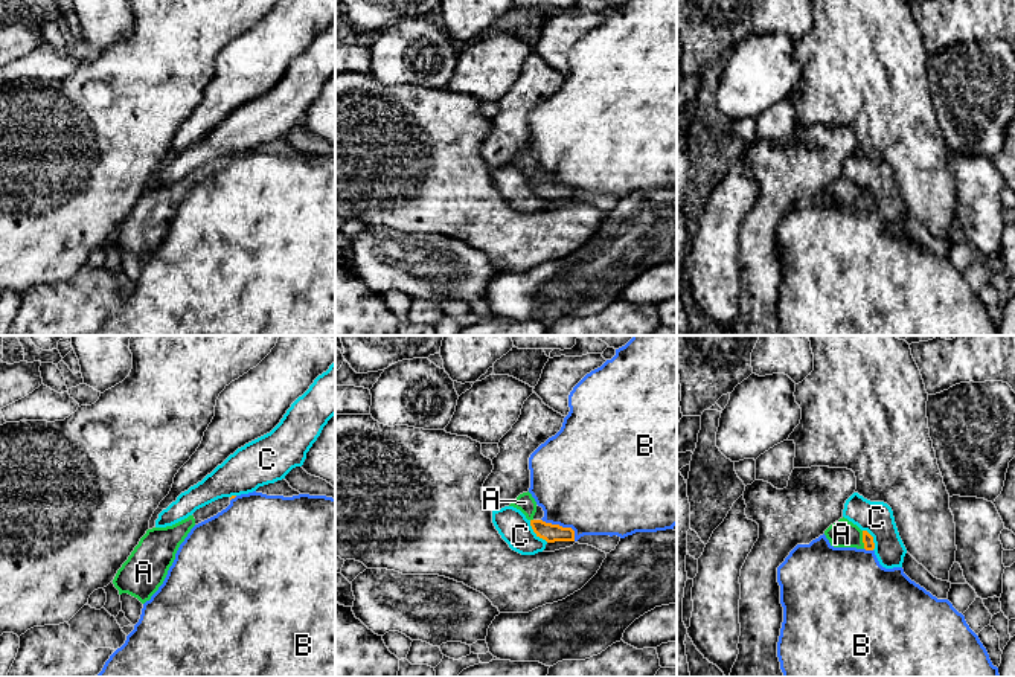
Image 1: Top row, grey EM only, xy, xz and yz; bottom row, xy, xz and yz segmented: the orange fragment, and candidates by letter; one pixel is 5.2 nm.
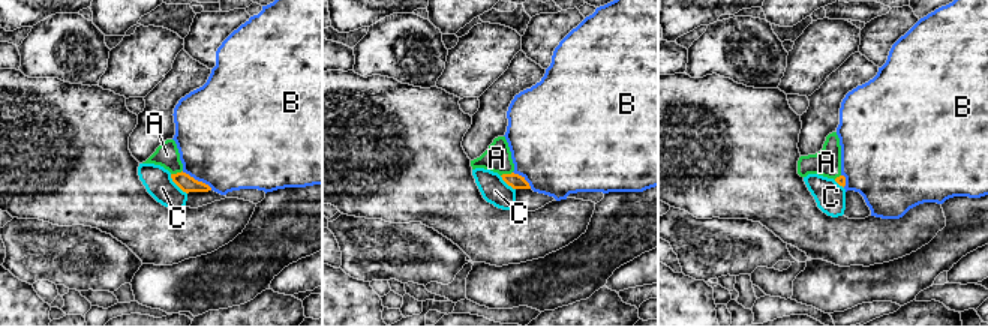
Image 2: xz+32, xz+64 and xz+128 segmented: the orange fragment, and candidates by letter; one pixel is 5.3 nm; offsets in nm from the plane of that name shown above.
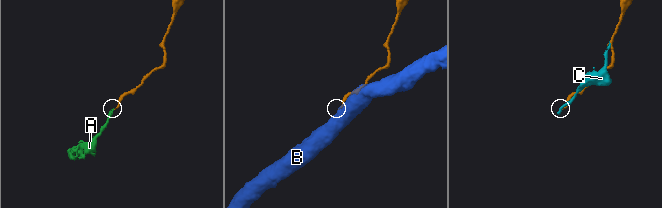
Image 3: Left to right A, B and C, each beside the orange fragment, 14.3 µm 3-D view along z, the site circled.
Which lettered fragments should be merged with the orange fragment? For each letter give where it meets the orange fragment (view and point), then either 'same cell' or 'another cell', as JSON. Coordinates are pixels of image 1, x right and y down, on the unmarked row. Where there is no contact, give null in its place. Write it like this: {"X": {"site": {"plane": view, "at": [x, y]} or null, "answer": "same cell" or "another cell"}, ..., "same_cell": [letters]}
{"A": {"site": {"plane": "yz", "at": [863, 198]}, "answer": "same cell"}, "B": {"site": {"plane": "xz", "at": [561, 185]}, "answer": "another cell"}, "C": {"site": {"plane": "xz", "at": [535, 191]}, "answer": "another cell"}, "same_cell": ["A"]}

